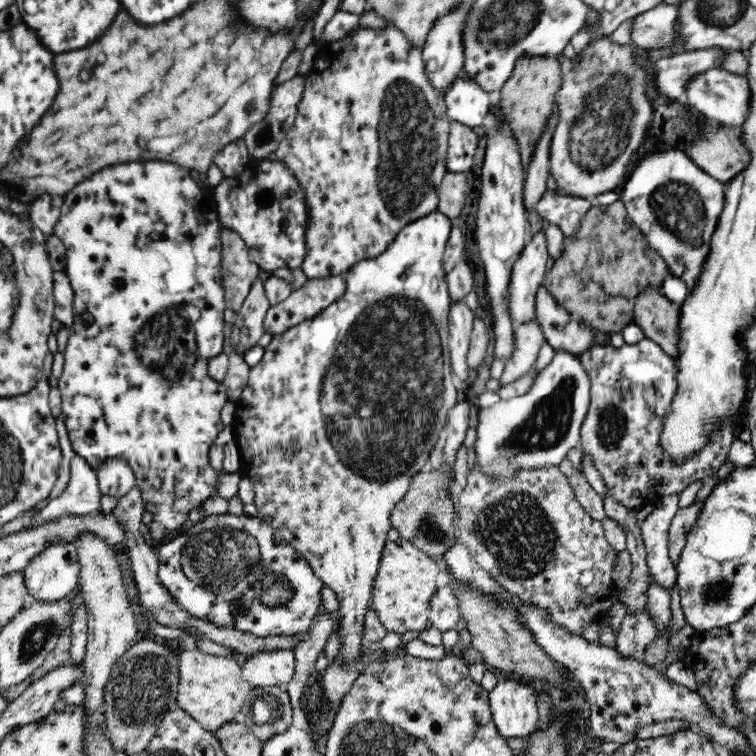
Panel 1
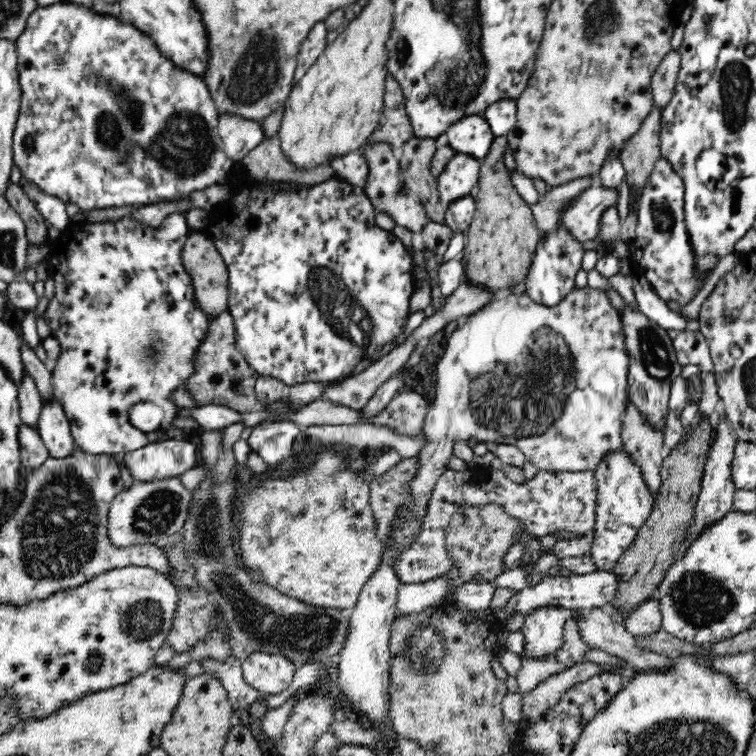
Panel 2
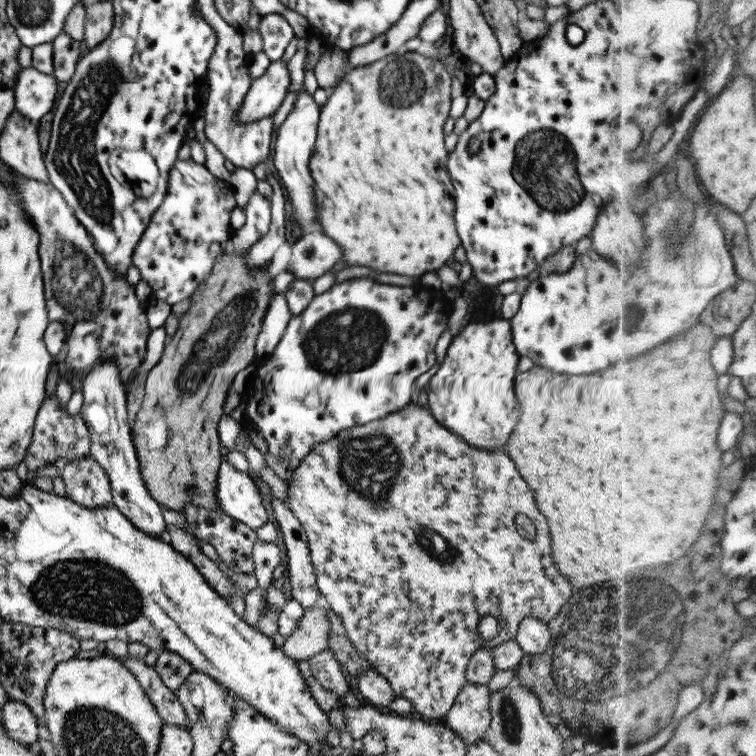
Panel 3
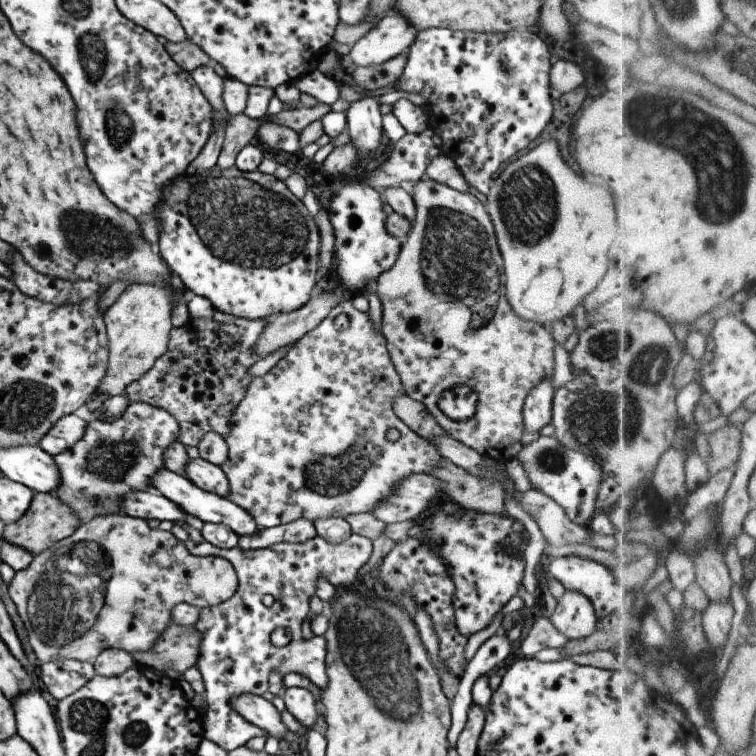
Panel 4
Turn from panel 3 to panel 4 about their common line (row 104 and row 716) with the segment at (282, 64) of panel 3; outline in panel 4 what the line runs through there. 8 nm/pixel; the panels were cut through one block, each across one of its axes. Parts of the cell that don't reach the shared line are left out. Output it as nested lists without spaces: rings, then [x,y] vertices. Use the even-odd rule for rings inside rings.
[[[244,694],[229,698],[229,706],[246,722],[261,728],[265,737],[289,738],[289,732],[283,725],[279,712],[271,702],[260,695]]]

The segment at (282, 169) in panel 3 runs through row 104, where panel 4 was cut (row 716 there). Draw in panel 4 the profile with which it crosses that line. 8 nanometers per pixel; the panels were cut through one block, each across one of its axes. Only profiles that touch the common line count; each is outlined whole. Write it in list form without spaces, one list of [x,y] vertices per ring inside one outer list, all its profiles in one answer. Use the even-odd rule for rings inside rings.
[[[287,688],[282,698],[284,708],[293,715],[306,730],[315,726],[315,717],[319,712],[314,691],[303,688]]]

